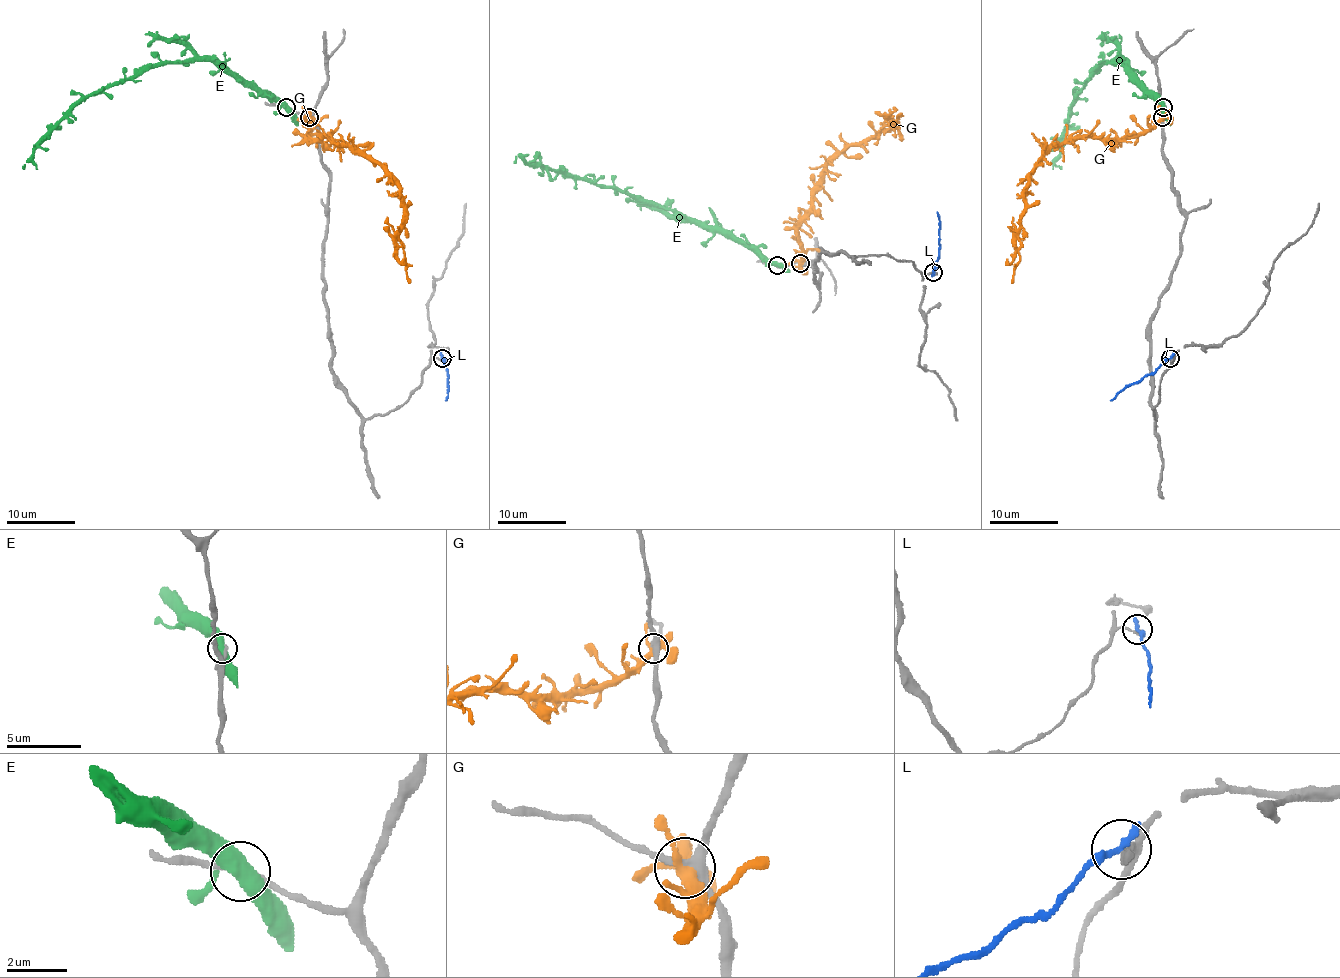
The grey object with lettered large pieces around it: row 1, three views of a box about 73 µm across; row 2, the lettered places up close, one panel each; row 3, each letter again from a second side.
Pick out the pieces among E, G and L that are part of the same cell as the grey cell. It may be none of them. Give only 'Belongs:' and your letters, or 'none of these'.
Belongs: none of these

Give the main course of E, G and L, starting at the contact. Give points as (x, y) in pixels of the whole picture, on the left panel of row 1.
E: (285, 107), (220, 70), (211, 61), (167, 61), (146, 66), (132, 77), (88, 94), (52, 130), (23, 169)
G: (309, 118), (311, 138), (331, 138), (369, 155), (398, 188), (404, 214), (398, 241), (410, 282)
L: (441, 358), (448, 385), (445, 401)

